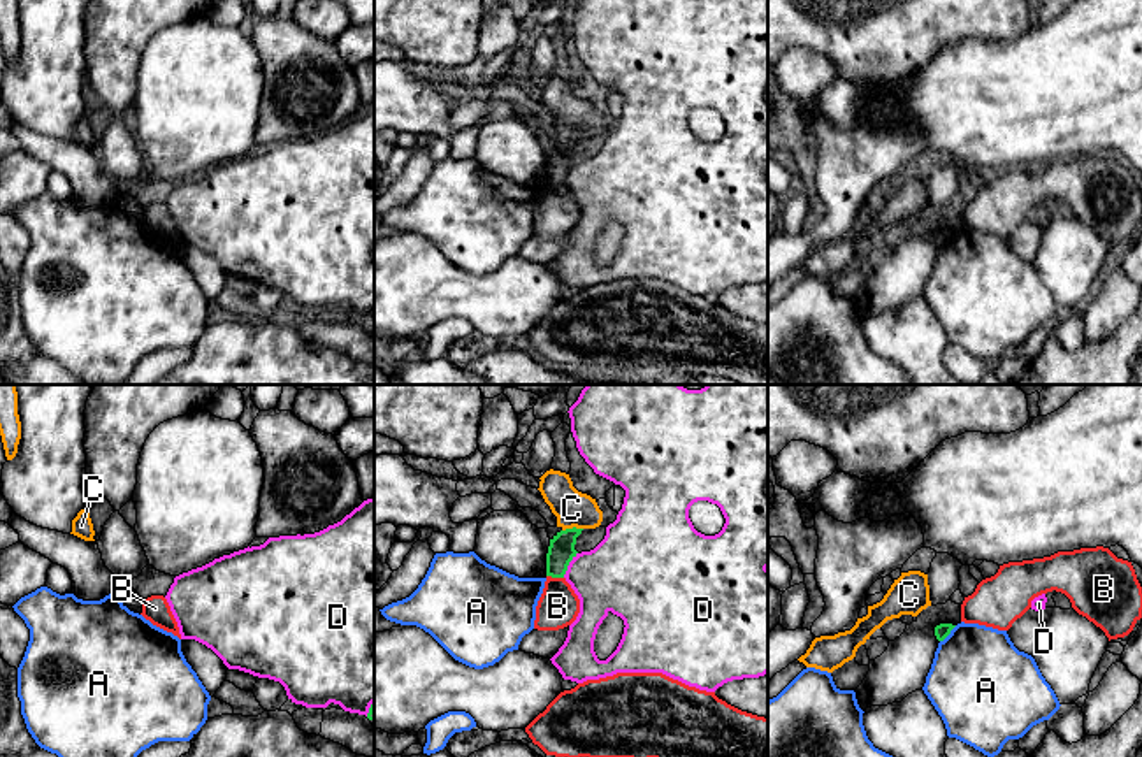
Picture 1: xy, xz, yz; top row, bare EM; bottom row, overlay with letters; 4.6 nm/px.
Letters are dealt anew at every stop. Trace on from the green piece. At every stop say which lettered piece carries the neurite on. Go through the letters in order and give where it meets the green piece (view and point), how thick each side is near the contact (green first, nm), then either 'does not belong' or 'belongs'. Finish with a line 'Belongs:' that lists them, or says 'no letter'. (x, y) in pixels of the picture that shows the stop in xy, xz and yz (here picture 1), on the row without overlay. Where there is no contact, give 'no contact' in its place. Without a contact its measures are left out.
A: yz (947, 241) | 70/440 nm | does not belong
B: xz (556, 183) | 120/190 nm | does not belong
C: xz (573, 134) | 120/160 nm | does not belong
D: xz (568, 171) | 120/340 nm | does not belong
Belongs: no letter

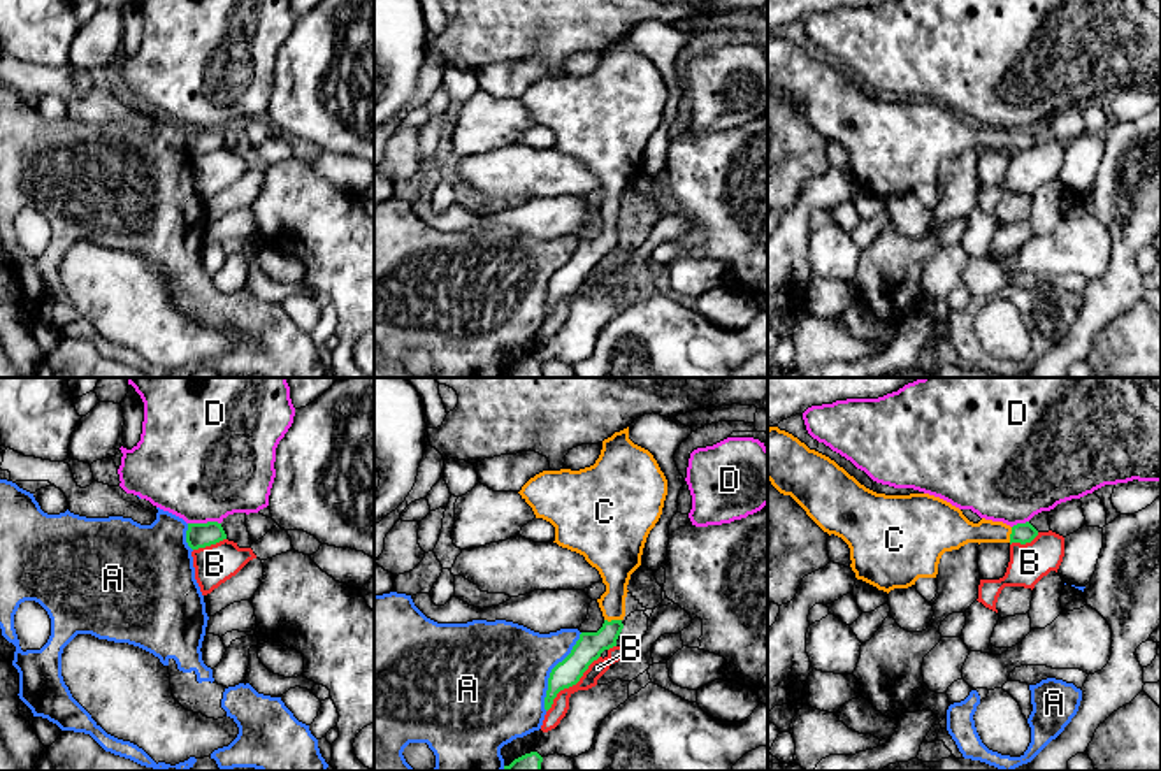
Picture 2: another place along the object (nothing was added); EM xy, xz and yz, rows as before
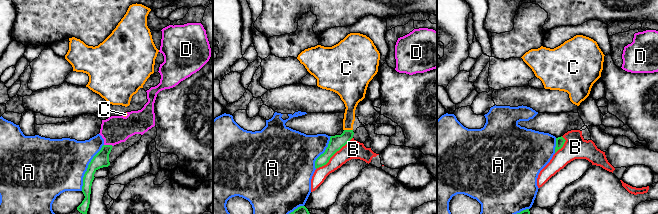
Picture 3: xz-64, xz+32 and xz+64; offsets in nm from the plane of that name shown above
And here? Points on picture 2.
A: xz (552, 278) | 120/460 nm | does not belong
B: xz (571, 292) | 120/80 nm | does not belong
C: xz (613, 227) | 120/160 nm | belongs
D: xy (204, 130) | 110/480 nm | does not belong
Belongs: C

